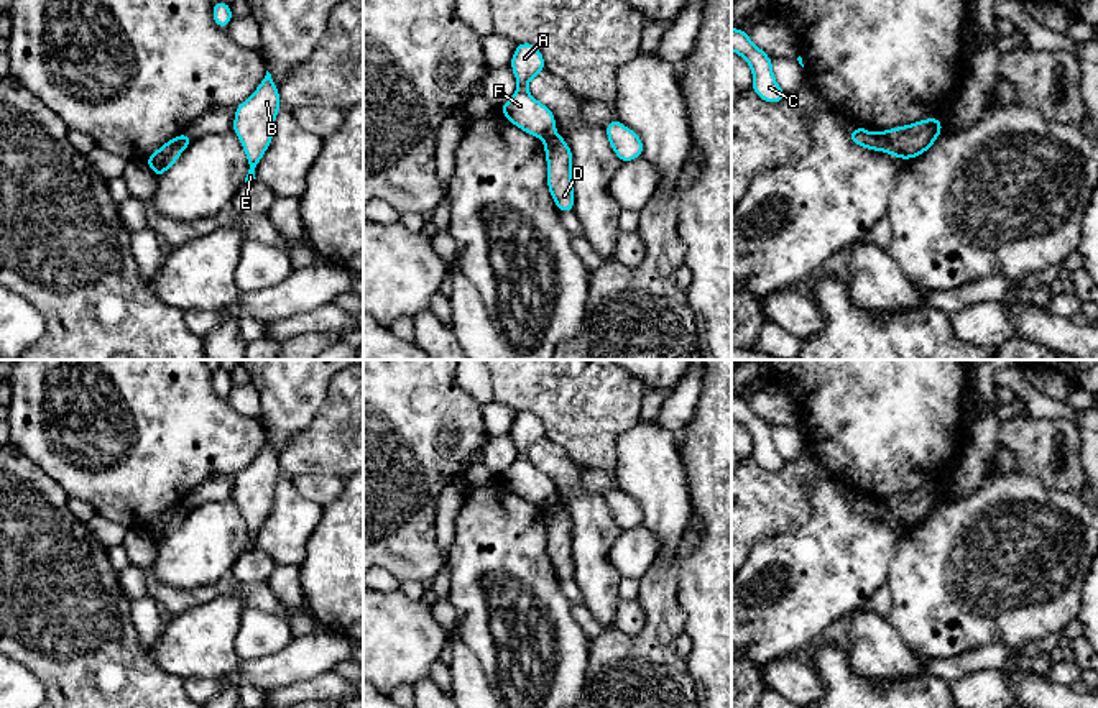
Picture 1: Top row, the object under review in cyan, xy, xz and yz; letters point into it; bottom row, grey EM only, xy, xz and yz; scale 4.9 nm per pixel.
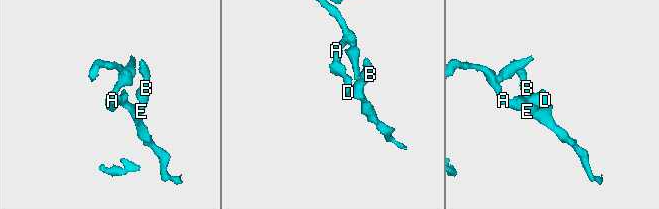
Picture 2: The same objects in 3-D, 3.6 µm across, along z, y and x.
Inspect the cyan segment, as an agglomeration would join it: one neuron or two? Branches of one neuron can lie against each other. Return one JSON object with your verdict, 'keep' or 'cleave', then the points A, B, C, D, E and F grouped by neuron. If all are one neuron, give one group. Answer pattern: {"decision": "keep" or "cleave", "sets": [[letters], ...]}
{"decision": "cleave", "sets": [["A", "C", "F"], ["B", "D", "E"]]}

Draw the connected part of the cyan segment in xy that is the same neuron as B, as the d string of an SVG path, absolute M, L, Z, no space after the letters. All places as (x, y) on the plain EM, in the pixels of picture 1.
M266 439L258 457L235 476L233 499L238 504L250 532L245 550L256 547L255 537L271 511L274 486L279 475L278 455Z

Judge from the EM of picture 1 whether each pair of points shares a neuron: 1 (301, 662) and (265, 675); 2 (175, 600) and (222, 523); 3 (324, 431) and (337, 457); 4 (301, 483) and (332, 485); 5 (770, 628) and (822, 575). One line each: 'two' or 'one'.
1: one
2: two
3: one
4: one
5: one

